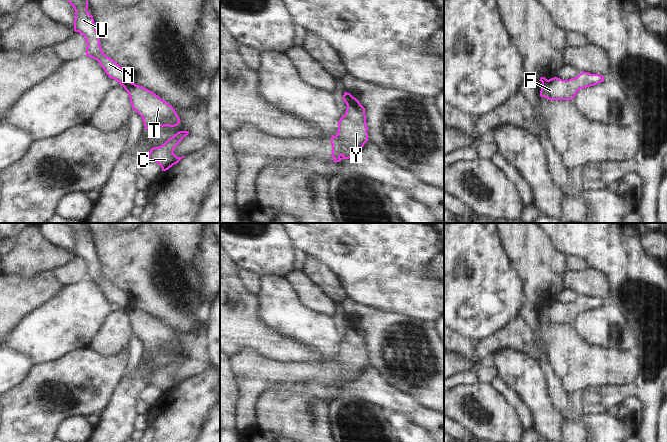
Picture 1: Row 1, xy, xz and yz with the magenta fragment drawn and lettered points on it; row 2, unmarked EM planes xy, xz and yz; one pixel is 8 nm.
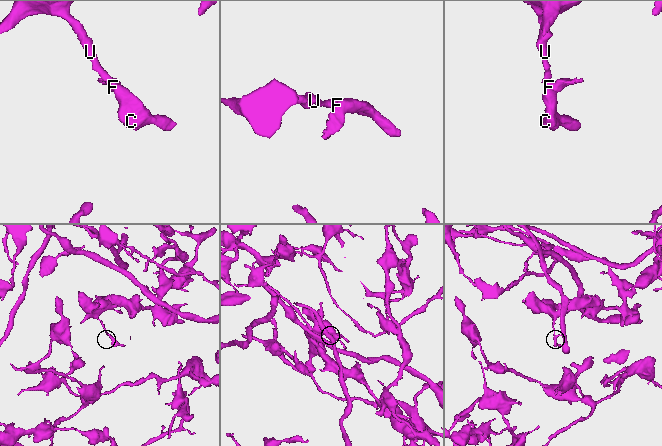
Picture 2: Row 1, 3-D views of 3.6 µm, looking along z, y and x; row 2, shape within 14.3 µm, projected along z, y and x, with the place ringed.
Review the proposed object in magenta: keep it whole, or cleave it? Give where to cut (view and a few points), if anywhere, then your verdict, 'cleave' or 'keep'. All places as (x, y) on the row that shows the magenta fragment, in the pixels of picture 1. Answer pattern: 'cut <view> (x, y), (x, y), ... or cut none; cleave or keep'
cut xy (129, 81), (122, 85); cleave

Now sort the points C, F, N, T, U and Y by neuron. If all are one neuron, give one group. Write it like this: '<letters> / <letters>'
C F T Y / N U

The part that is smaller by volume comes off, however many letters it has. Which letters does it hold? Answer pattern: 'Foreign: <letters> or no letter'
Foreign: C, F, T, Y.

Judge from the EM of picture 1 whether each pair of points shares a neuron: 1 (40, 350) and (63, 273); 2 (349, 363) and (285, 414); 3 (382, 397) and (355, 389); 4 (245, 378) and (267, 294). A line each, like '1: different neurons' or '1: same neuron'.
1: different neurons
2: different neurons
3: same neuron
4: different neurons

